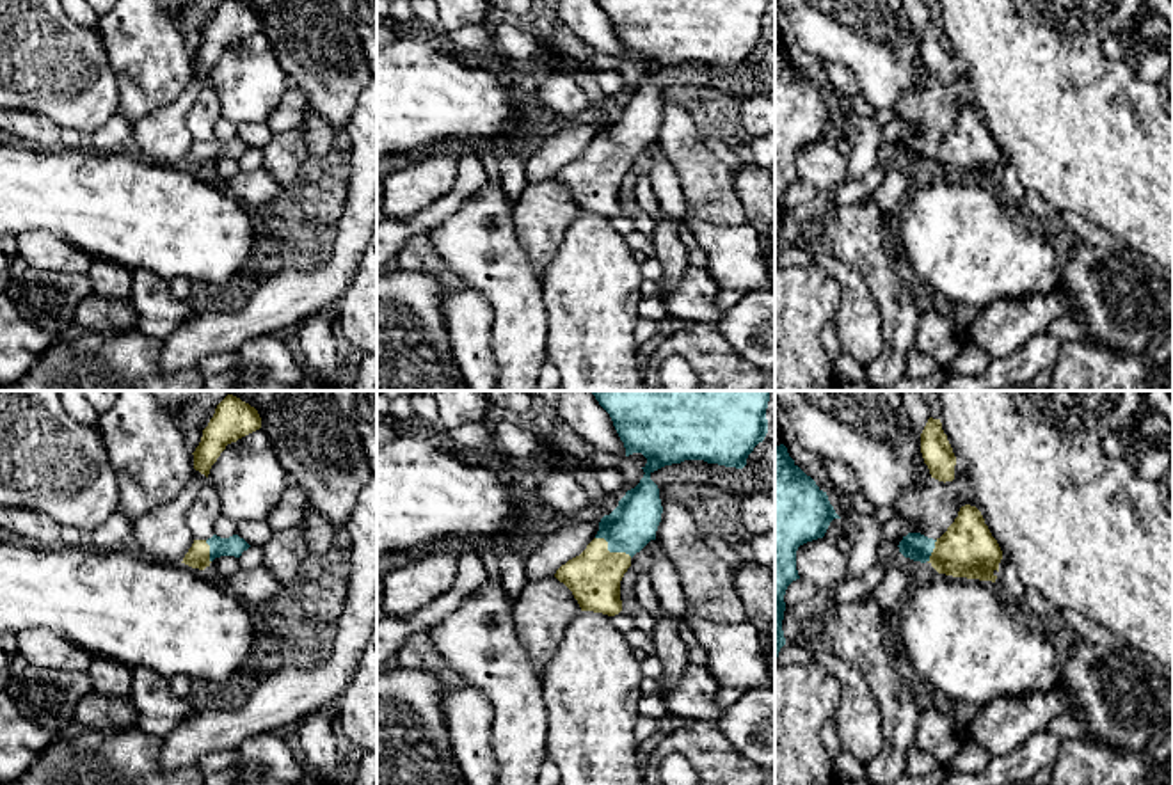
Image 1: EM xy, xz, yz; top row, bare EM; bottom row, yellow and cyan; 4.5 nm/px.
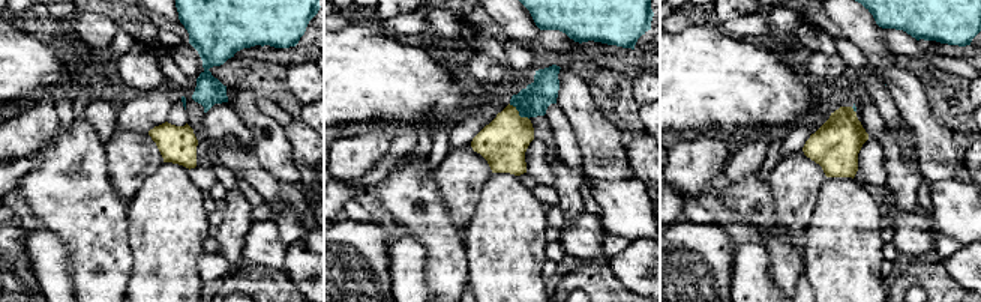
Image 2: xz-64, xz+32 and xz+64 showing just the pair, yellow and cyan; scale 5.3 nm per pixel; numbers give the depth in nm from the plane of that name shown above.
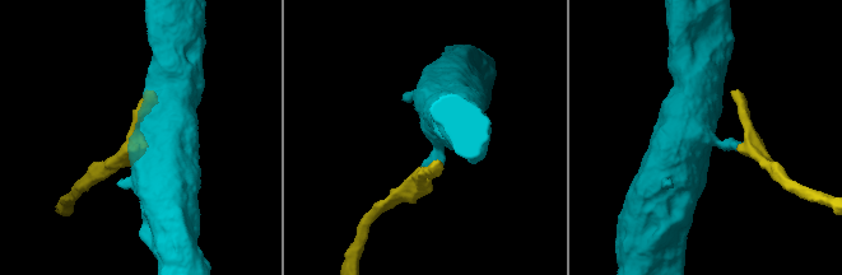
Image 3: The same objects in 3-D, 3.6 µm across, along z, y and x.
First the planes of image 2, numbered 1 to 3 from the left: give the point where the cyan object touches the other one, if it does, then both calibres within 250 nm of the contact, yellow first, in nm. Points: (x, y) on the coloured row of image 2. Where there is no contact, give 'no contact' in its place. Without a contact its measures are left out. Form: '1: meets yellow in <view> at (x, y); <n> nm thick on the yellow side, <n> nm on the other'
1: no contact
2: meets yellow in xz+32 at (518, 113); 260 nm thick on the yellow side, 160 nm on the other
3: meets yellow in xz+64 at (852, 110); 260 nm thick on the yellow side, 20 nm on the other

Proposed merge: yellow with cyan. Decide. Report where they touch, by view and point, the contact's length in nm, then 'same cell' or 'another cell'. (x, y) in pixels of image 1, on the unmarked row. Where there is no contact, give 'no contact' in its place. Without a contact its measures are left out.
xz (612, 155) | 190 nm | same cell

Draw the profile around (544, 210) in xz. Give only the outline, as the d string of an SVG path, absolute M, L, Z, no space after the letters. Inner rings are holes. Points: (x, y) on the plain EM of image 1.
M555 178L526 183L512 208L512 224L535 274L542 279L569 224L581 213L572 194Z

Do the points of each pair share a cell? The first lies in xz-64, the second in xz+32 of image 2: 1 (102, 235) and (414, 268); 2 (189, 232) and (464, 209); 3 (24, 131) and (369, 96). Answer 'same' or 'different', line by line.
1: different
2: different
3: different

